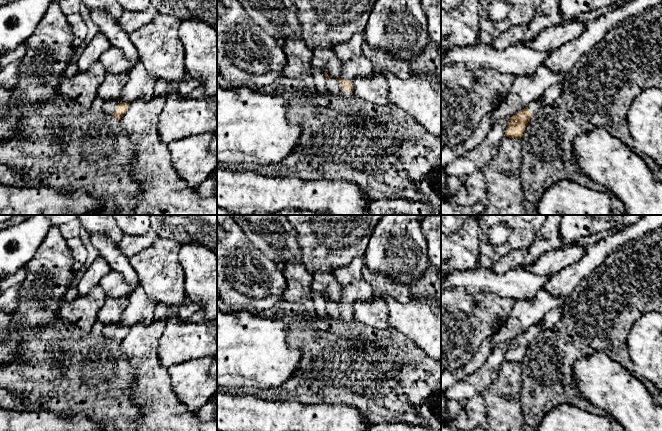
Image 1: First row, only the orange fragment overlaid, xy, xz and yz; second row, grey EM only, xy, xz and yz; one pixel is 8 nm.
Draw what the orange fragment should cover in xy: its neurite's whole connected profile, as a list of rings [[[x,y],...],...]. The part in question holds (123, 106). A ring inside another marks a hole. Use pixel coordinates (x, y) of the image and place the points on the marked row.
[[[119,99],[106,100],[104,102],[102,110],[108,114],[111,114],[116,119],[121,120],[121,118],[124,116],[124,114],[128,110],[129,106],[130,104],[126,102],[122,102]]]

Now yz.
[[[538,99],[513,115],[507,124],[505,136],[515,139],[521,139],[528,122],[542,106],[543,105],[541,104],[540,99]]]

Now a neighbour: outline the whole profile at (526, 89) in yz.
[[[543,64],[538,67],[533,75],[515,77],[506,99],[494,110],[493,125],[512,117],[533,101],[540,99],[549,87],[562,82],[564,77],[564,73],[553,72]]]

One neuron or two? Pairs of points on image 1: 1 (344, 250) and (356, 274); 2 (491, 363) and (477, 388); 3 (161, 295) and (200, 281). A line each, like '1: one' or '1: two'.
1: two
2: one
3: two

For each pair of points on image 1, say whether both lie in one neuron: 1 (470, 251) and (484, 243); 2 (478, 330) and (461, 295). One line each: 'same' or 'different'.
1: different
2: same

